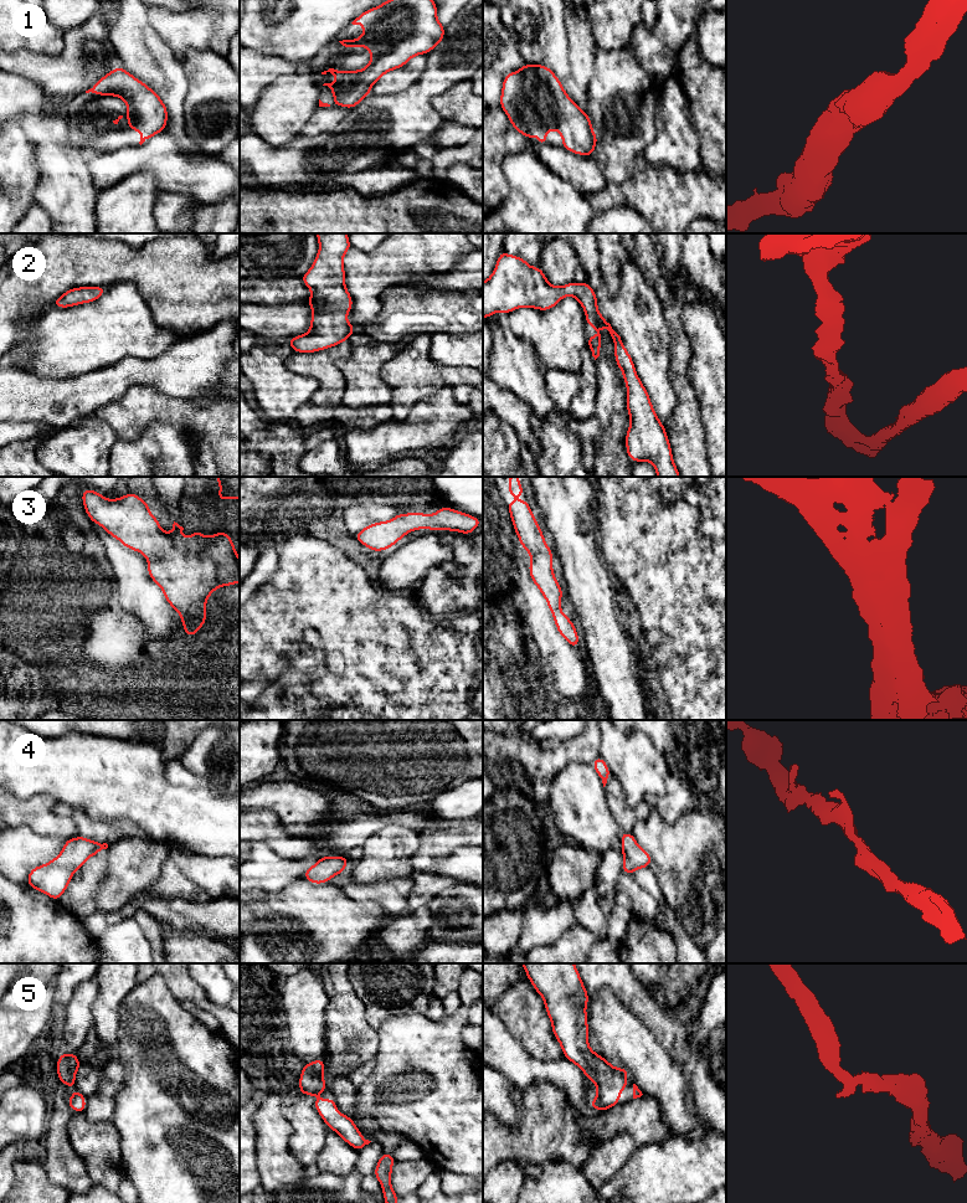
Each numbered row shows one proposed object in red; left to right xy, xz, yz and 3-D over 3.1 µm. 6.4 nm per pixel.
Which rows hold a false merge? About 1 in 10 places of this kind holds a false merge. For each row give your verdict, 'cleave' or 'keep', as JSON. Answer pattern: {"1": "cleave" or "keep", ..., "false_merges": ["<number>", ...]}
{"1": "keep", "2": "keep", "3": "keep", "4": "keep", "5": "keep", "false_merges": []}

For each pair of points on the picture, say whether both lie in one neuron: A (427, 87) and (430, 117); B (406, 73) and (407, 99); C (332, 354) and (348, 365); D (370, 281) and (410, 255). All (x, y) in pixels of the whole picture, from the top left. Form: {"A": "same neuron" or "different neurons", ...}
{"A": "same neuron", "B": "different neurons", "C": "different neurons", "D": "same neuron"}

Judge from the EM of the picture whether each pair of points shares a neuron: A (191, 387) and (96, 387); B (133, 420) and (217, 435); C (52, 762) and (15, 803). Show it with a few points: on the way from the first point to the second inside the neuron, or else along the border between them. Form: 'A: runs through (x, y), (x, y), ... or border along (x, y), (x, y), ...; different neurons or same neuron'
A: runs through (168, 375), (119, 376); same neuron
B: runs through (154, 412), (196, 415); same neuron
C: border along (13, 793), (20, 798), (47, 795); different neurons

